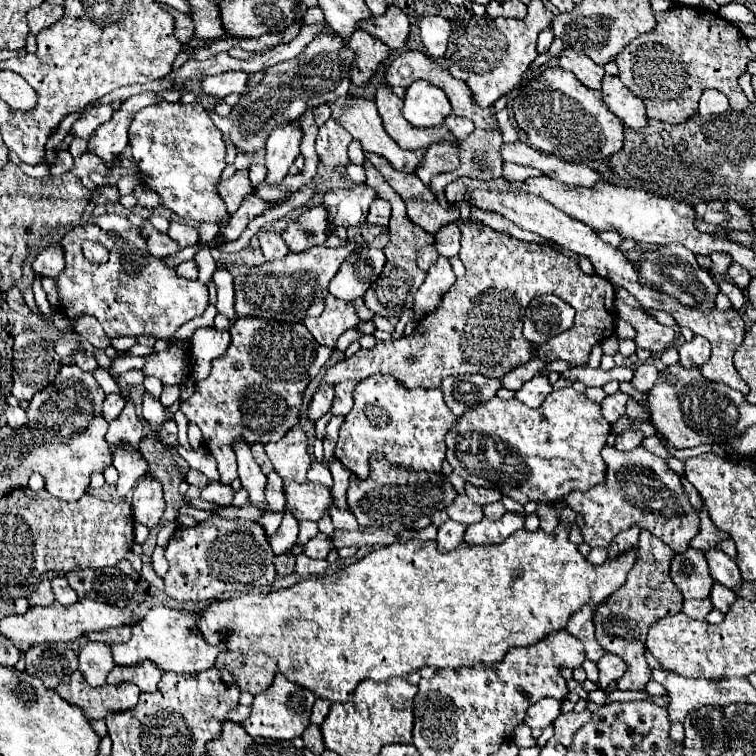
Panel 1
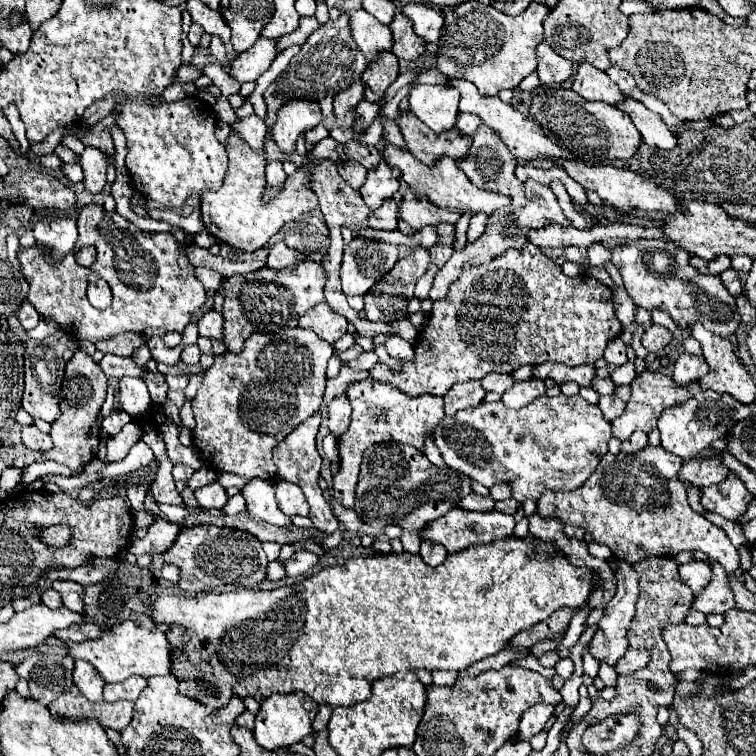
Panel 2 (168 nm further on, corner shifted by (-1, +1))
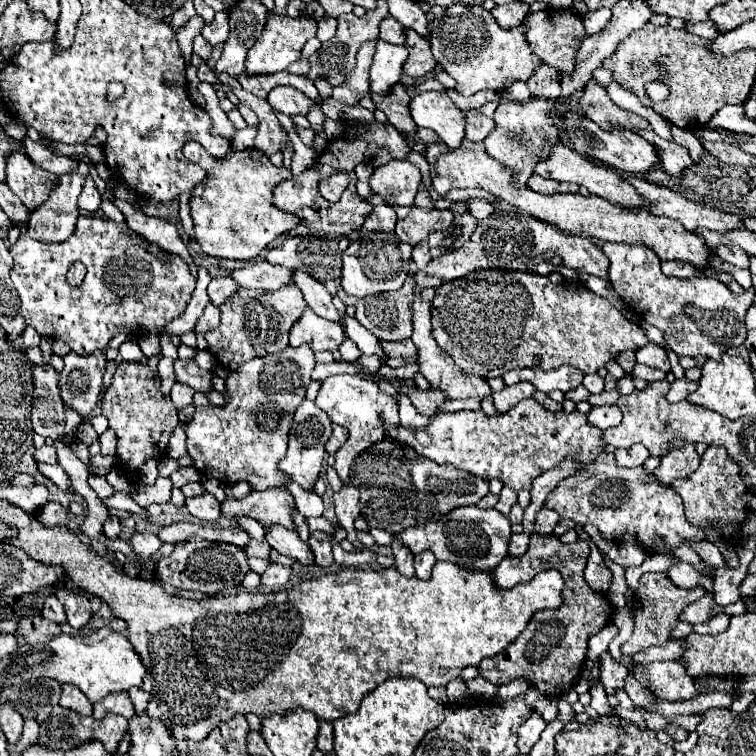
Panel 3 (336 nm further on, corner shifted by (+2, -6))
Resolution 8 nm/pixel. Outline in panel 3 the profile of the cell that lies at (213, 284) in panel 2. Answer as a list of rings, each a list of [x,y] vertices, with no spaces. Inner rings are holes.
[[[216,277],[208,285],[208,297],[210,297],[210,303],[214,305],[222,305],[236,291],[238,291],[238,285],[230,277]]]

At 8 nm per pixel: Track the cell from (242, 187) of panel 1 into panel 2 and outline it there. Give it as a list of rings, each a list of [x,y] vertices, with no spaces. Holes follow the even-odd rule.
[[[229,134],[227,138],[227,156],[229,156],[229,170],[223,178],[221,188],[205,190],[201,196],[201,218],[207,226],[209,234],[213,234],[221,244],[227,244],[237,250],[255,252],[267,244],[267,240],[277,234],[287,222],[293,222],[297,216],[315,210],[317,196],[309,190],[309,174],[313,168],[315,158],[335,158],[341,160],[345,156],[343,144],[333,140],[331,136],[317,142],[311,152],[309,168],[299,168],[293,176],[287,176],[283,190],[279,196],[271,198],[269,202],[263,202],[263,190],[267,188],[265,180],[265,150],[253,150],[247,142],[243,142],[237,134]]]

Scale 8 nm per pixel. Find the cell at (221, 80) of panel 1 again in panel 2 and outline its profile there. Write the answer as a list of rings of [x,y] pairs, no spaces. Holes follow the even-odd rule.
[[[259,38],[247,52],[239,54],[233,62],[231,62],[231,76],[237,82],[253,82],[257,80],[275,60],[277,56],[277,40],[271,38]]]

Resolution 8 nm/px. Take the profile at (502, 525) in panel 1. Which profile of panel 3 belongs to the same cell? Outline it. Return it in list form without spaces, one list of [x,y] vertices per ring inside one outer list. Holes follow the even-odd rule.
[[[456,507],[440,521],[410,527],[396,535],[414,555],[420,555],[424,549],[430,549],[436,559],[450,561],[460,567],[468,569],[494,569],[508,553],[508,539],[510,539],[510,519],[500,515],[496,509],[478,509],[478,507]]]

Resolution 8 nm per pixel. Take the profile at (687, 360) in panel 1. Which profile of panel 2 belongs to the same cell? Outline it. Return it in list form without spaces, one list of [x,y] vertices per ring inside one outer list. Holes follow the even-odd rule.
[[[683,352],[677,362],[675,362],[675,370],[673,370],[673,380],[679,386],[685,386],[689,382],[701,380],[705,374],[709,372],[707,362],[703,360],[703,356],[691,356],[687,352]]]

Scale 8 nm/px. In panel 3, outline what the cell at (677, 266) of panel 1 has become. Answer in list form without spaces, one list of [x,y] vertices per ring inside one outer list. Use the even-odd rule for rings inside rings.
[[[604,243],[602,251],[610,261],[608,281],[612,283],[614,291],[638,317],[664,333],[666,343],[672,347],[672,351],[676,351],[676,355],[720,359],[720,355],[724,355],[728,349],[746,341],[744,317],[754,301],[752,289],[736,295],[716,277],[664,277],[660,269],[662,261],[656,259],[650,247]]]

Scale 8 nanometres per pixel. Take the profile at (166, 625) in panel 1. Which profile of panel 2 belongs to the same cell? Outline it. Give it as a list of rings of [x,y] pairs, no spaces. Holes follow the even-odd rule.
[[[133,614],[133,618],[105,630],[97,638],[83,640],[79,644],[67,642],[67,654],[73,660],[89,662],[105,682],[121,682],[129,676],[167,676],[171,674],[171,656],[165,630],[167,628],[163,624],[151,622],[147,614]]]

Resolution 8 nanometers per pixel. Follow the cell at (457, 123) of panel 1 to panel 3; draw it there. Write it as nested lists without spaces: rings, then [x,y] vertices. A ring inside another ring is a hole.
[[[468,113],[466,115],[466,139],[468,141],[482,141],[490,131],[494,129],[492,117],[486,117],[482,113]]]

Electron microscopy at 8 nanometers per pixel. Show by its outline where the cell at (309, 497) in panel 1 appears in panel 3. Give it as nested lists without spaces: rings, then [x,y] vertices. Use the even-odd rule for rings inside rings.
[[[274,487],[266,491],[252,491],[244,499],[226,499],[222,503],[222,513],[226,517],[248,515],[266,525],[278,523],[288,529],[294,529],[292,511],[296,511],[296,501],[292,493],[284,487]]]

